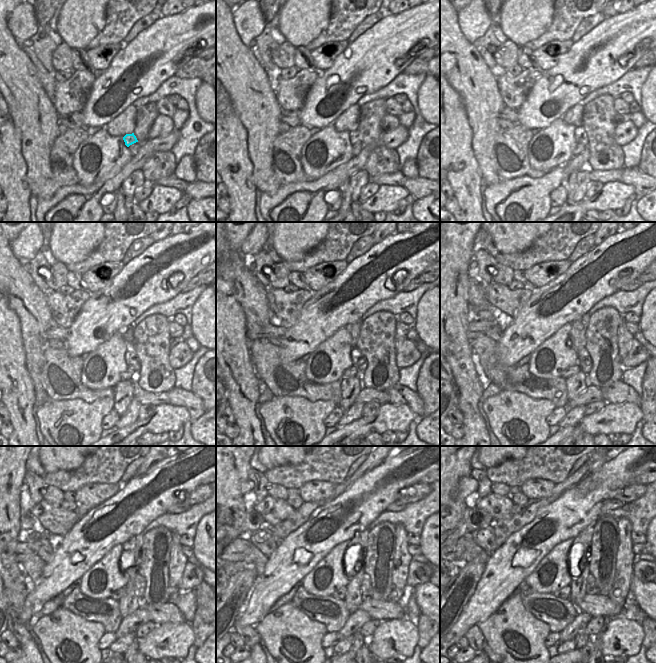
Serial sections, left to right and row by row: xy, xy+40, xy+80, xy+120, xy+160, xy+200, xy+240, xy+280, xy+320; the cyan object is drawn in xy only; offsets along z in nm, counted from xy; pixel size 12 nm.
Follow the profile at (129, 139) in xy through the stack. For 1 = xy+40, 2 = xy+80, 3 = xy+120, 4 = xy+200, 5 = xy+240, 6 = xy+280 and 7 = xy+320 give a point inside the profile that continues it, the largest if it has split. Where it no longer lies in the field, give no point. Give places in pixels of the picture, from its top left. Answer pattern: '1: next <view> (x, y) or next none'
1: next xy+40 (355, 136)
2: next xy+80 (580, 135)
3: next xy+120 (132, 360)
4: next xy+200 (585, 362)
5: next xy+240 (140, 584)
6: next xy+280 (366, 582)
7: next xy+320 (592, 588)

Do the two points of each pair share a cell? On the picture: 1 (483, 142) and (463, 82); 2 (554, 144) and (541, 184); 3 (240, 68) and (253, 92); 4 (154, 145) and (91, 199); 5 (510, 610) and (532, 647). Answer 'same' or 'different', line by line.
1: same
2: different
3: same
4: same
5: same

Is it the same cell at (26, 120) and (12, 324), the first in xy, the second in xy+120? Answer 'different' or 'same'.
different

